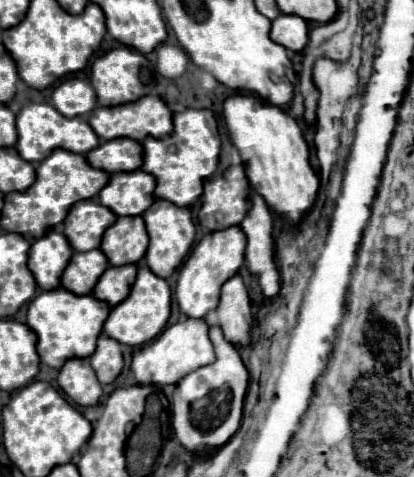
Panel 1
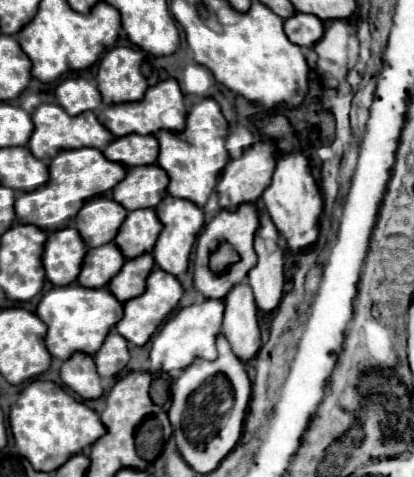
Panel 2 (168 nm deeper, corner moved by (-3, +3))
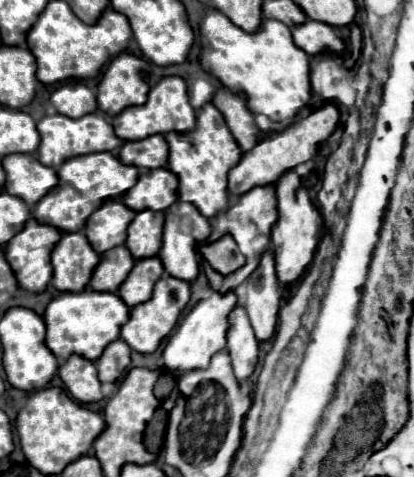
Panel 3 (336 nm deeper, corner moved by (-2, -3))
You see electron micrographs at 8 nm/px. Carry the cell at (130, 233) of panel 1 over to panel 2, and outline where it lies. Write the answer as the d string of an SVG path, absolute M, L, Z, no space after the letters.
M137 209L127 213L113 241L121 249L125 259L133 259L143 253L151 253L159 233L161 233L161 223L155 215L155 209Z

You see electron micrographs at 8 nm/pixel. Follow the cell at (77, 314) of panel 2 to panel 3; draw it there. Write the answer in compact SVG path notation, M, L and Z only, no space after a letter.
M84 289L80 293L62 293L56 297L44 313L48 327L46 345L48 349L62 359L68 359L72 353L84 355L90 361L96 361L104 347L120 337L120 327L128 321L130 307L116 293L100 293Z

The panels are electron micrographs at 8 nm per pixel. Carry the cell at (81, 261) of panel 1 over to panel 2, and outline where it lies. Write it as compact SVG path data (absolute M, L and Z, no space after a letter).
M115 243L89 249L83 259L83 267L77 277L77 283L89 289L101 289L111 281L113 275L119 273L123 263L125 263L125 257L121 255Z

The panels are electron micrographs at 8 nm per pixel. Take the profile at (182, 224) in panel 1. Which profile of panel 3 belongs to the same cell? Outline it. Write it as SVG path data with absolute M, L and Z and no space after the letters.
M176 201L164 213L166 213L166 223L164 223L162 249L160 249L158 257L162 259L164 269L172 277L184 279L184 281L194 281L198 277L198 267L200 267L198 253L196 253L196 243L198 243L198 237L208 237L210 235L210 223L204 215L200 215L200 211L196 213L196 207L192 203Z

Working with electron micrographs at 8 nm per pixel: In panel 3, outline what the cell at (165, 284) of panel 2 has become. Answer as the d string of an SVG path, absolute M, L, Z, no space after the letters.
M164 273L164 277L160 277L160 281L154 285L154 297L130 309L130 321L122 327L122 339L138 353L154 353L160 347L162 339L168 337L168 333L174 329L182 309L190 301L190 295L192 291L188 281Z

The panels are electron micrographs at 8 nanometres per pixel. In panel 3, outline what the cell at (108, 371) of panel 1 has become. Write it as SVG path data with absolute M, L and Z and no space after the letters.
M116 339L112 341L104 353L100 355L100 359L96 361L96 369L98 369L98 377L102 383L112 383L118 381L130 367L130 347L128 343L124 343L124 339Z

